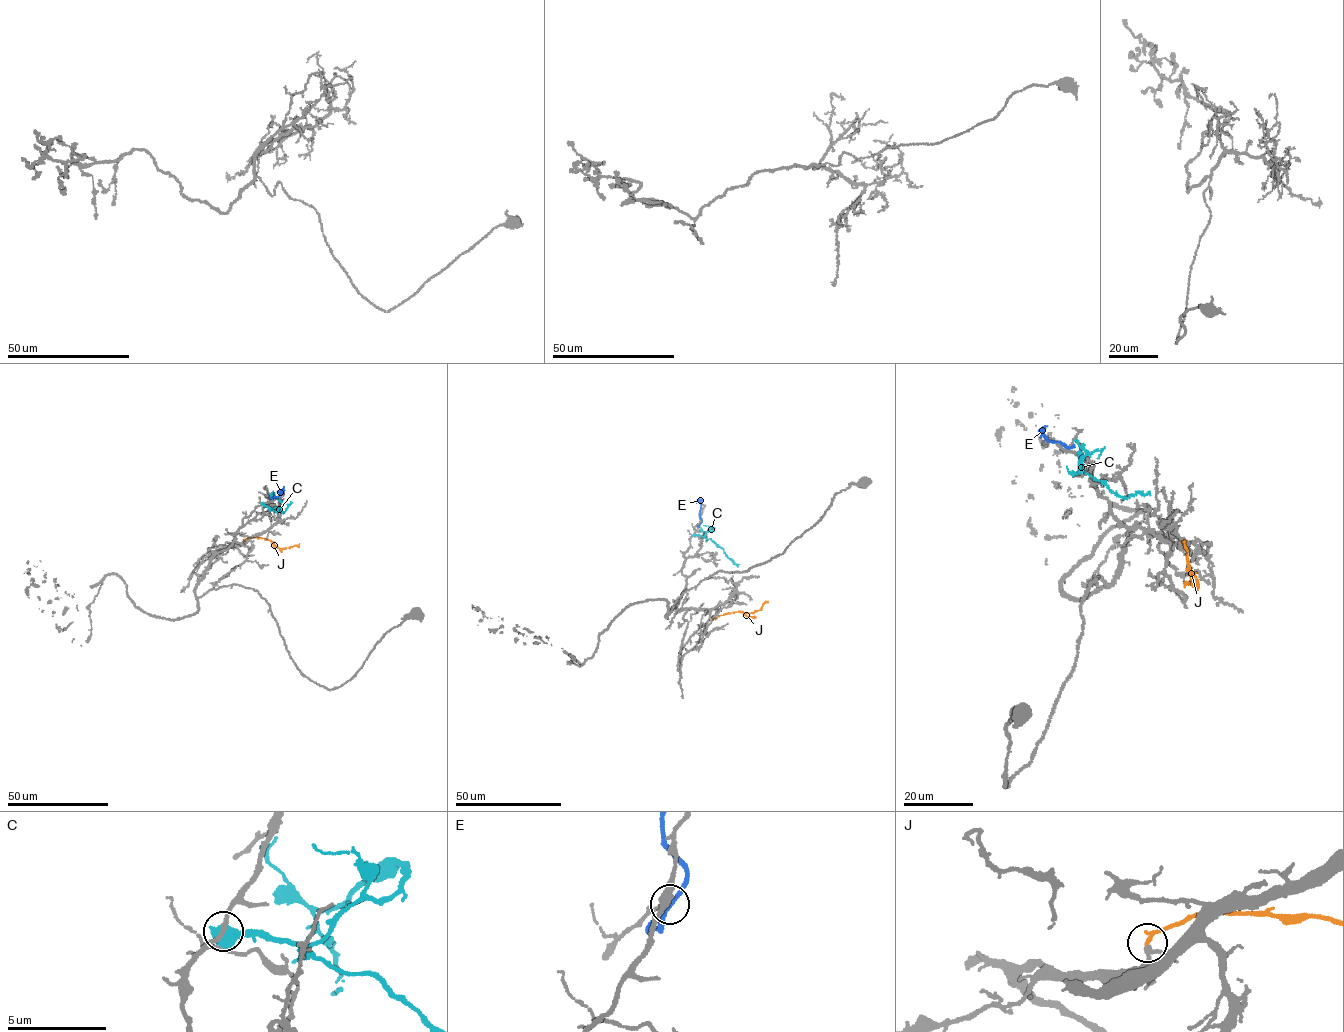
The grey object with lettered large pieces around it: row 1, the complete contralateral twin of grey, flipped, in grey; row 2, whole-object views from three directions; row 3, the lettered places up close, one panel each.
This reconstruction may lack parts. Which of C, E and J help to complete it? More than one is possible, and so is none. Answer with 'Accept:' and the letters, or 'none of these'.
Accept: J

